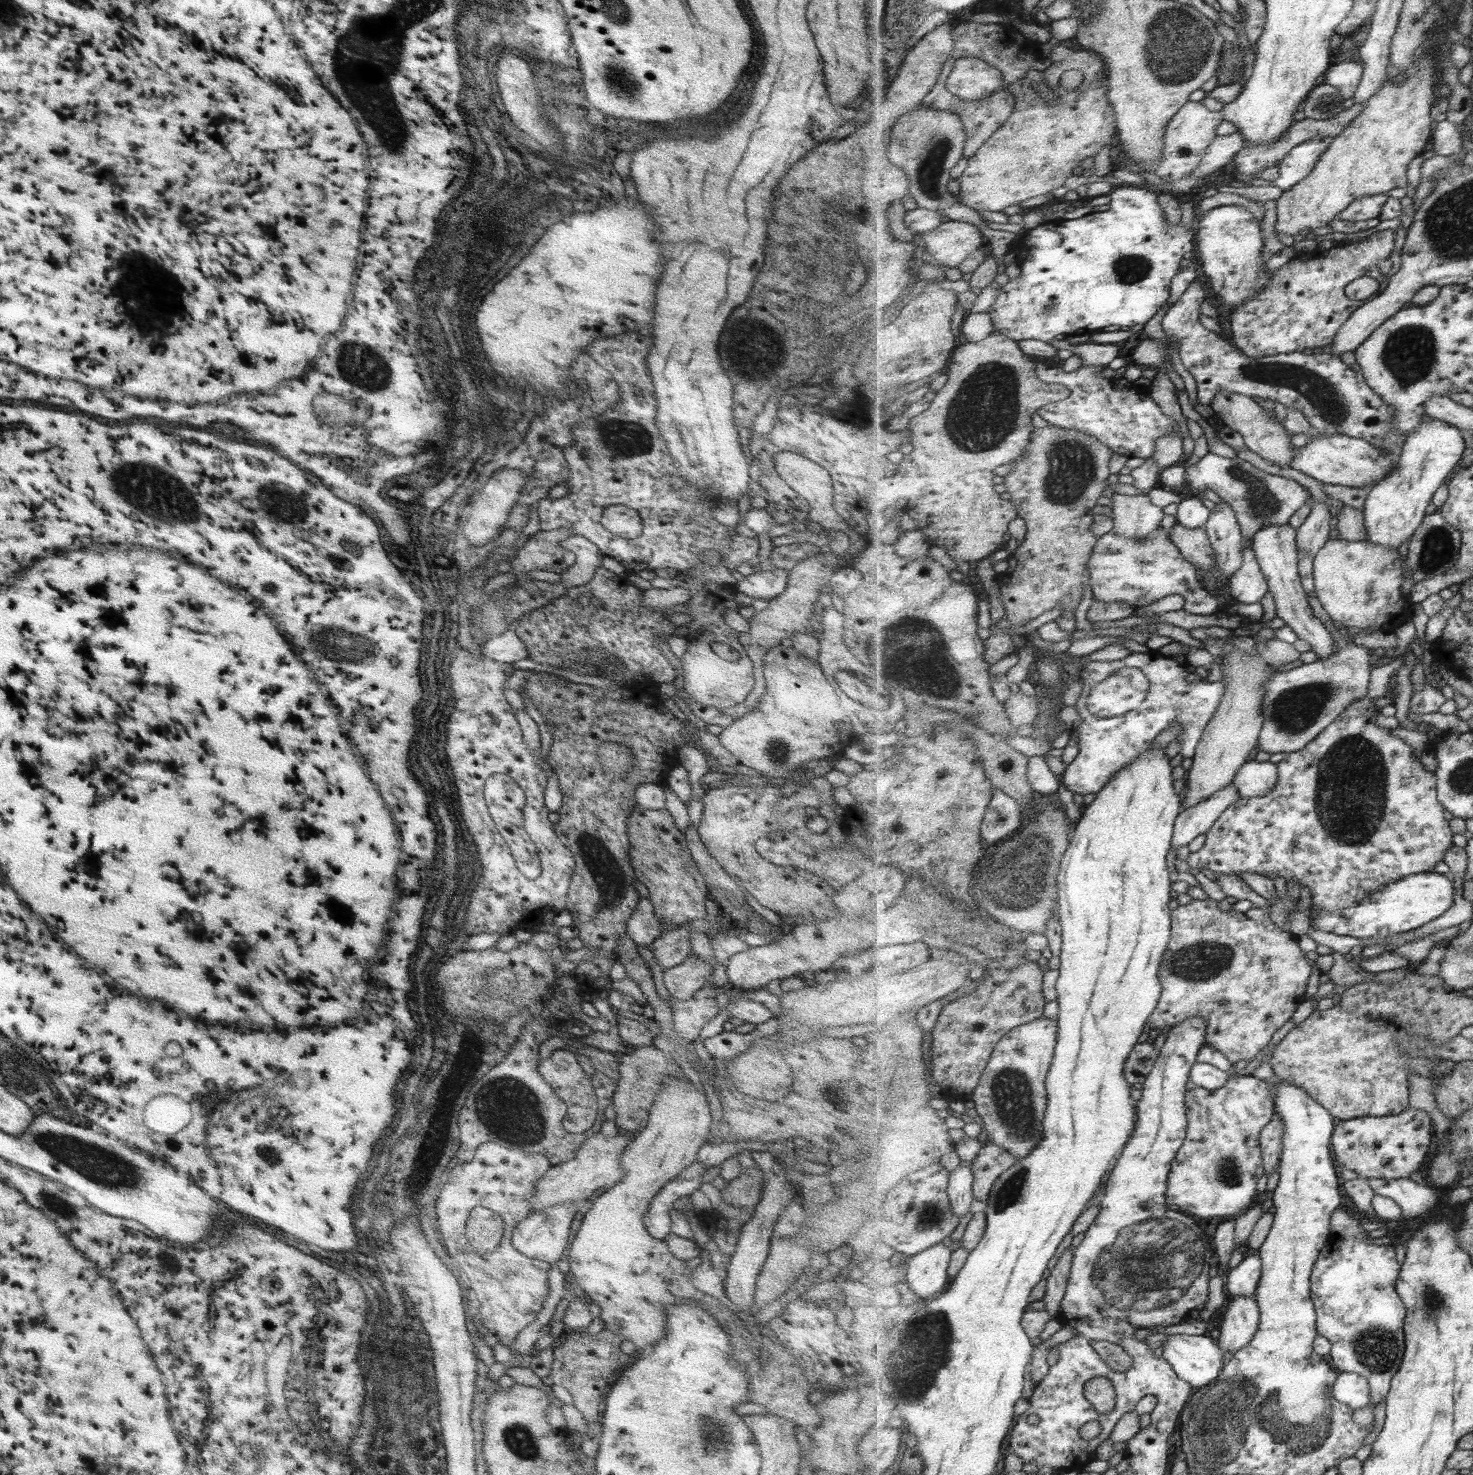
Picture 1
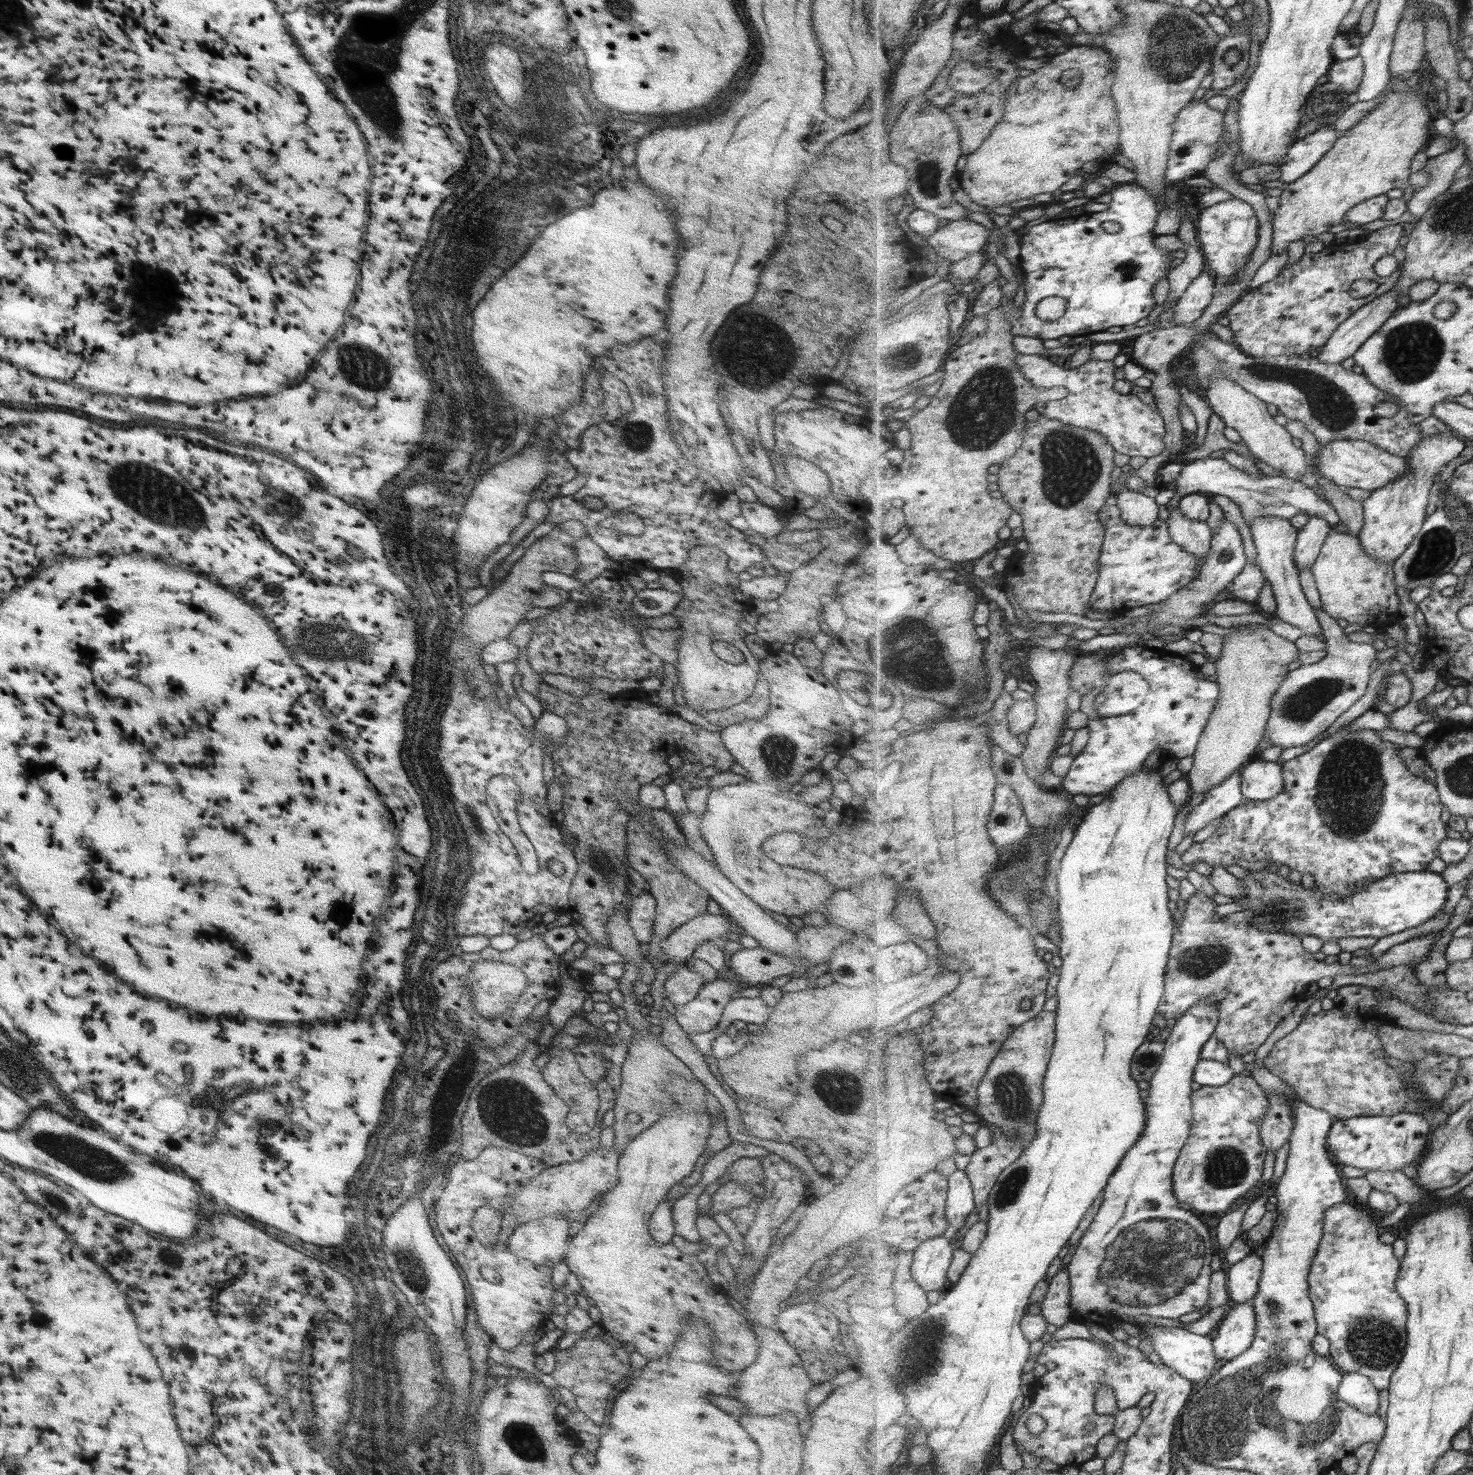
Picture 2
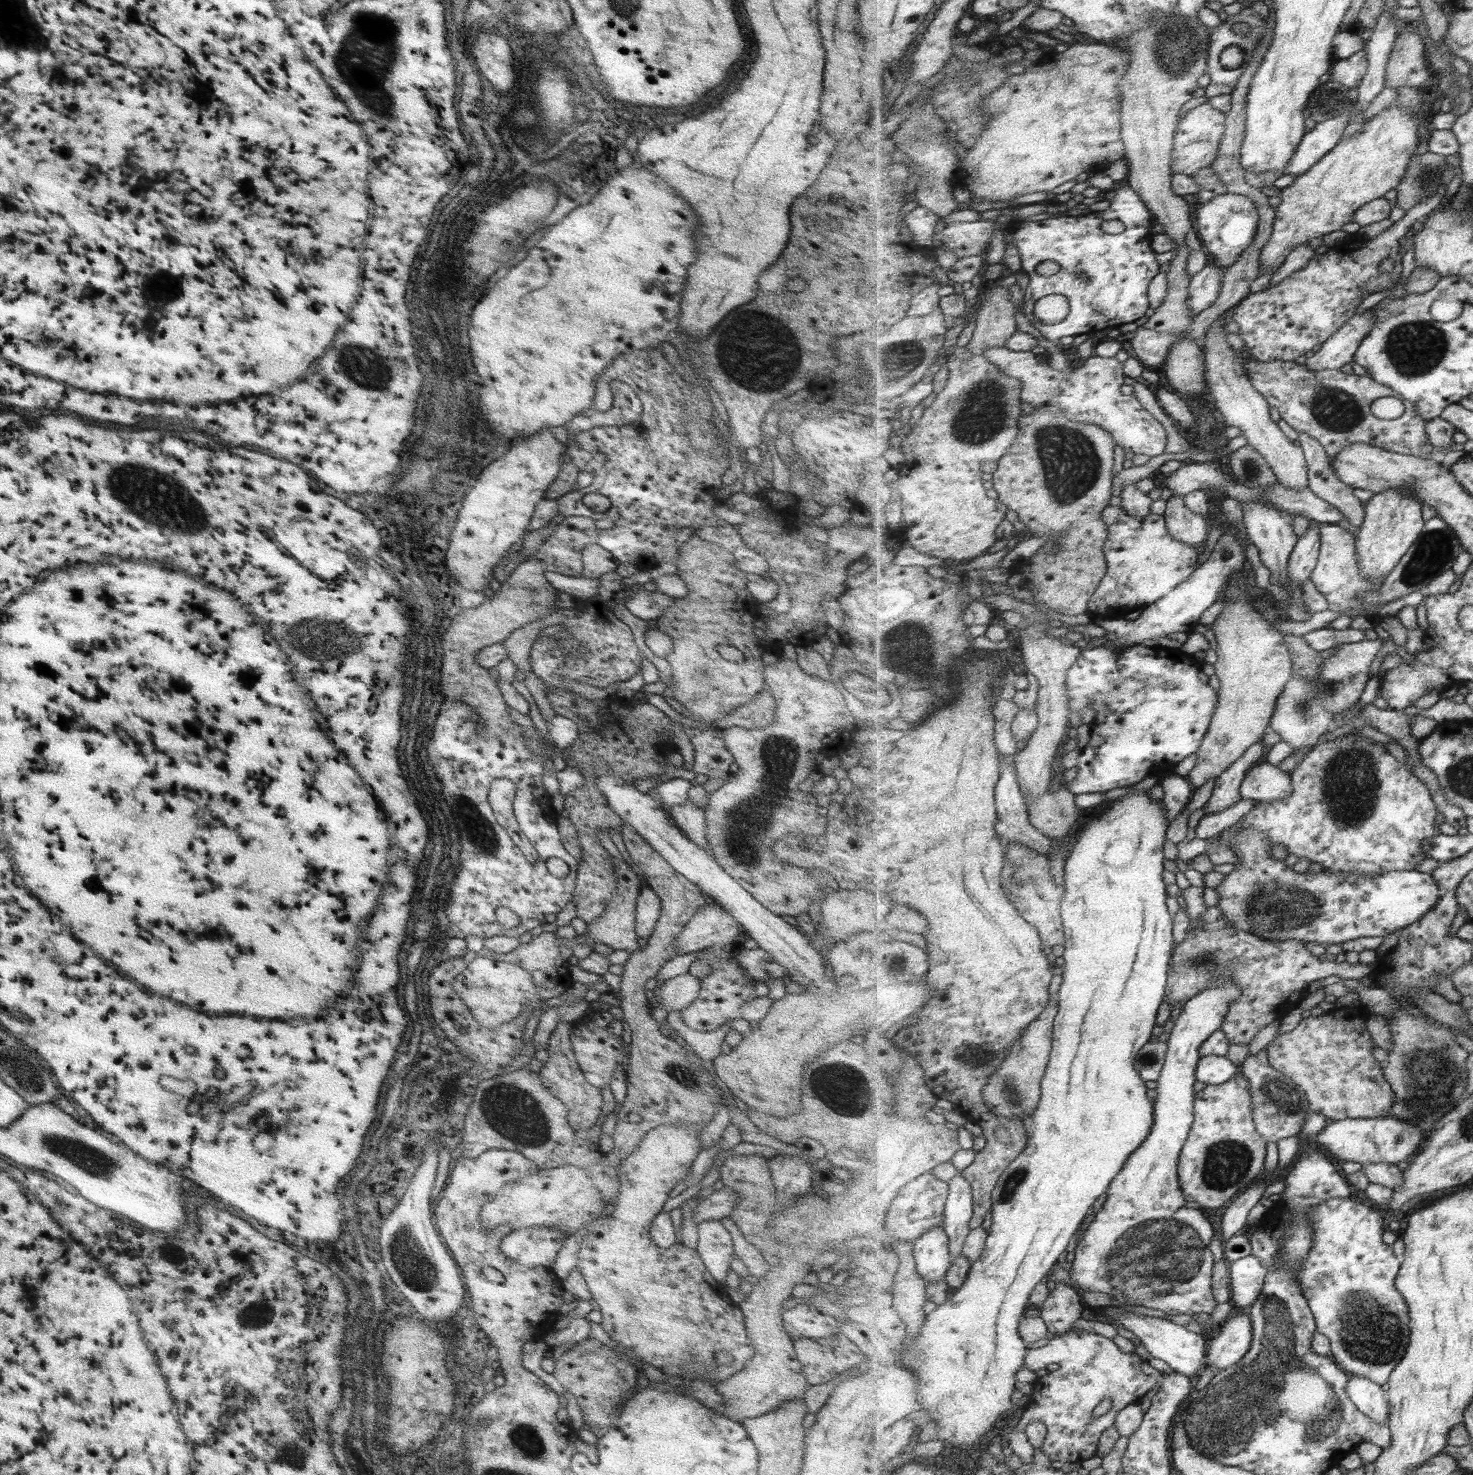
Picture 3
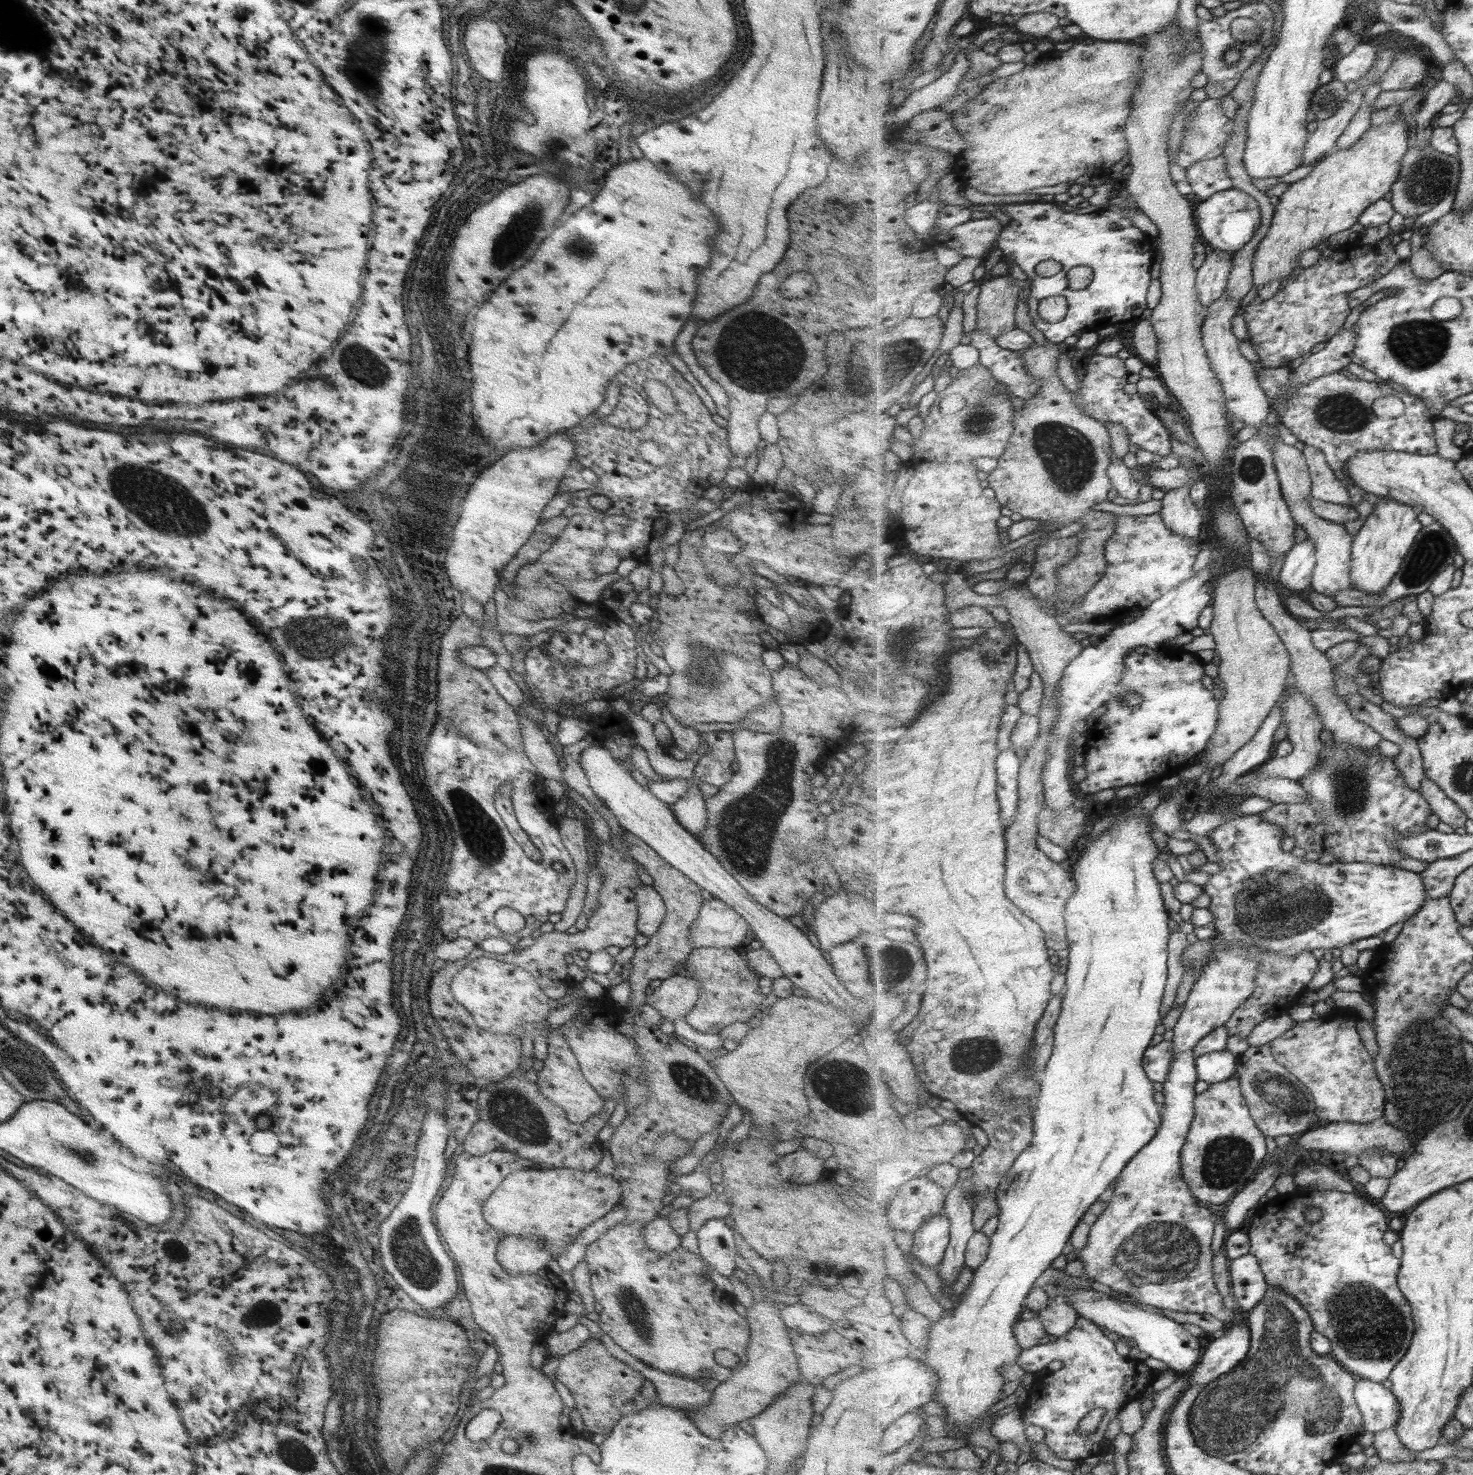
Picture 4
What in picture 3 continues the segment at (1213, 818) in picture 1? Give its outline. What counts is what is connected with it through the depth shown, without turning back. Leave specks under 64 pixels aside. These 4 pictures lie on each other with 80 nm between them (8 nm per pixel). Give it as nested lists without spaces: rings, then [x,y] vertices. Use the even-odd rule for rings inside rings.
[[[1263,739],[1255,743],[1243,758],[1233,763],[1227,772],[1223,773],[1212,790],[1211,796],[1204,806],[1205,814],[1215,814],[1231,808],[1242,799],[1240,788],[1247,773],[1254,767],[1263,762],[1265,758],[1265,743]]]

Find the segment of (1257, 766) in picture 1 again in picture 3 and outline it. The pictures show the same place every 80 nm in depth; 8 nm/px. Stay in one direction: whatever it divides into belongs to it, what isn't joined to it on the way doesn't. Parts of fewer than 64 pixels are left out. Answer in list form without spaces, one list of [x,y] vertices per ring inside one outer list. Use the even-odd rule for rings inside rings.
[[[1260,763],[1252,767],[1241,783],[1243,799],[1250,798],[1262,802],[1285,800],[1292,794],[1292,780],[1279,765]]]

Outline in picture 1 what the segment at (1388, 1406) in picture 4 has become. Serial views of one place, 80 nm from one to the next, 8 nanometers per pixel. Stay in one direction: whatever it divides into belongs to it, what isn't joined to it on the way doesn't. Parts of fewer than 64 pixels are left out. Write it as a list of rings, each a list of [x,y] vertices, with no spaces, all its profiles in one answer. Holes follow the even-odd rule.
[[[1340,1371],[1333,1390],[1337,1400],[1348,1404],[1354,1410],[1365,1406],[1372,1408],[1371,1385],[1360,1374]]]

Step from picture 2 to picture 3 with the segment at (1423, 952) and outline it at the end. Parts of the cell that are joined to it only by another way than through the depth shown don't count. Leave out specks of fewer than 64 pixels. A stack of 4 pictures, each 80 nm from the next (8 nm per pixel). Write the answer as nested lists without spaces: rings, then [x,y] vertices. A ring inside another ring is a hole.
[[[1191,885],[1180,894],[1187,904],[1190,926],[1187,929],[1187,937],[1174,947],[1172,953],[1166,993],[1168,1003],[1171,1010],[1177,1002],[1183,1001],[1184,1006],[1198,992],[1214,985],[1214,980],[1219,975],[1231,977],[1242,988],[1243,993],[1243,996],[1232,1004],[1227,1019],[1221,1026],[1231,1044],[1248,1046],[1259,1034],[1259,1030],[1285,1018],[1287,1012],[1299,1006],[1299,1002],[1307,995],[1309,984],[1315,980],[1329,978],[1333,974],[1341,980],[1362,980],[1376,972],[1379,963],[1392,959],[1392,951],[1389,951],[1366,965],[1358,962],[1351,964],[1346,960],[1342,963],[1323,961],[1311,950],[1307,950],[1306,943],[1300,940],[1267,940],[1256,933],[1245,932],[1233,926],[1203,931],[1199,926],[1207,923],[1202,920],[1202,916],[1209,908],[1203,900],[1203,887]]]

